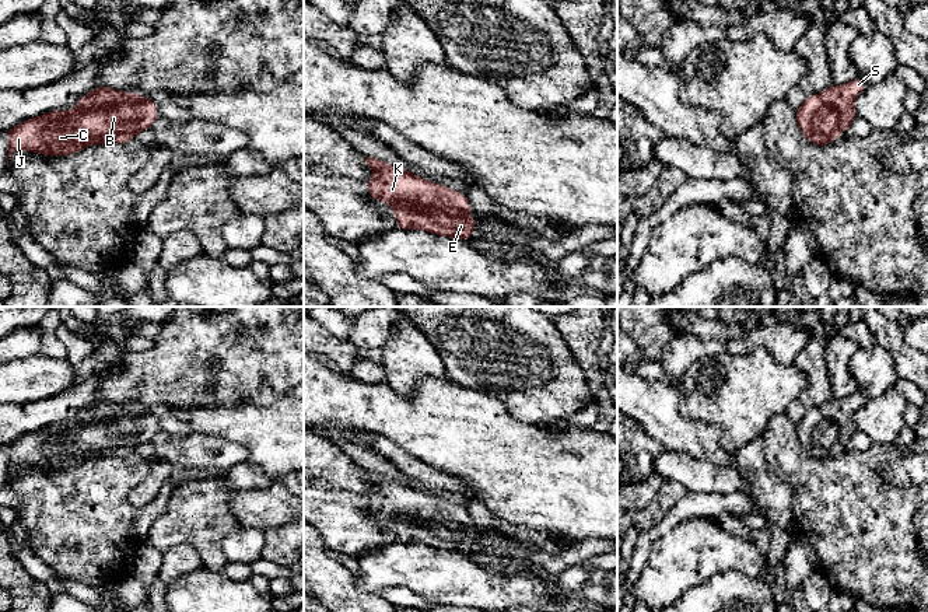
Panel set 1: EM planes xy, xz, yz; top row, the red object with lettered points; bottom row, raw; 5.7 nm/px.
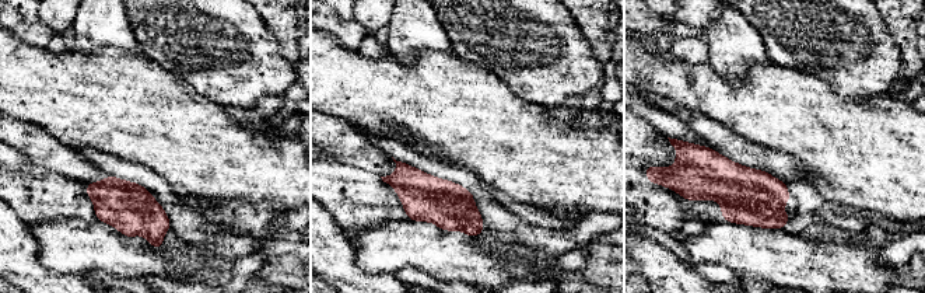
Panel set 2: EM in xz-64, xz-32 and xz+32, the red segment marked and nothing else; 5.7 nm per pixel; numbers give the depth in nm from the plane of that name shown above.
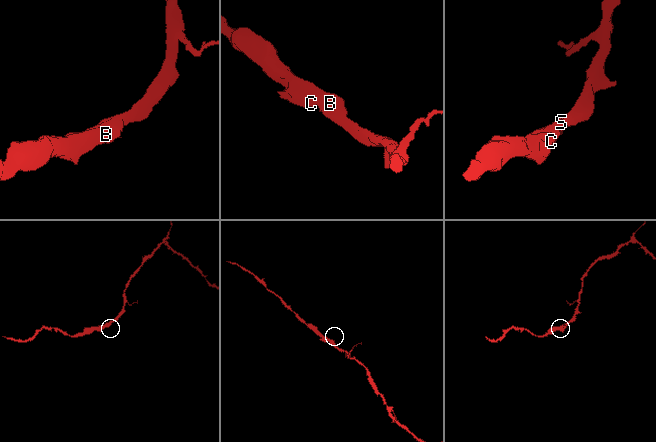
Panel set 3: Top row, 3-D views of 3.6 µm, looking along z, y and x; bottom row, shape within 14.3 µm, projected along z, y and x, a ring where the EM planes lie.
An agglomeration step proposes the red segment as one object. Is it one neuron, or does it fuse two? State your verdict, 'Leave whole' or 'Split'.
Leave whole

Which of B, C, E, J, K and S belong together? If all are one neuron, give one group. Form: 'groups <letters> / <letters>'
groups B C E J K S

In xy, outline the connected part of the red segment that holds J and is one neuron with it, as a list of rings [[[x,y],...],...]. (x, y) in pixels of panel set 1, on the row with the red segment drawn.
[[[108,87],[84,94],[76,106],[74,111],[48,112],[6,130],[7,165],[17,150],[70,155],[92,144],[127,143],[158,119],[158,106],[151,98]]]

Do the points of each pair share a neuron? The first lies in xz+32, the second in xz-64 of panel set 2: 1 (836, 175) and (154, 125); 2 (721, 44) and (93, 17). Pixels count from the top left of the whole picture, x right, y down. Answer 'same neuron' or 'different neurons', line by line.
1: same neuron
2: same neuron

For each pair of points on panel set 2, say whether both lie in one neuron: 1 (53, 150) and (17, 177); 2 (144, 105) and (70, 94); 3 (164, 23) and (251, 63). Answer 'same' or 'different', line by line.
1: different
2: same
3: same

